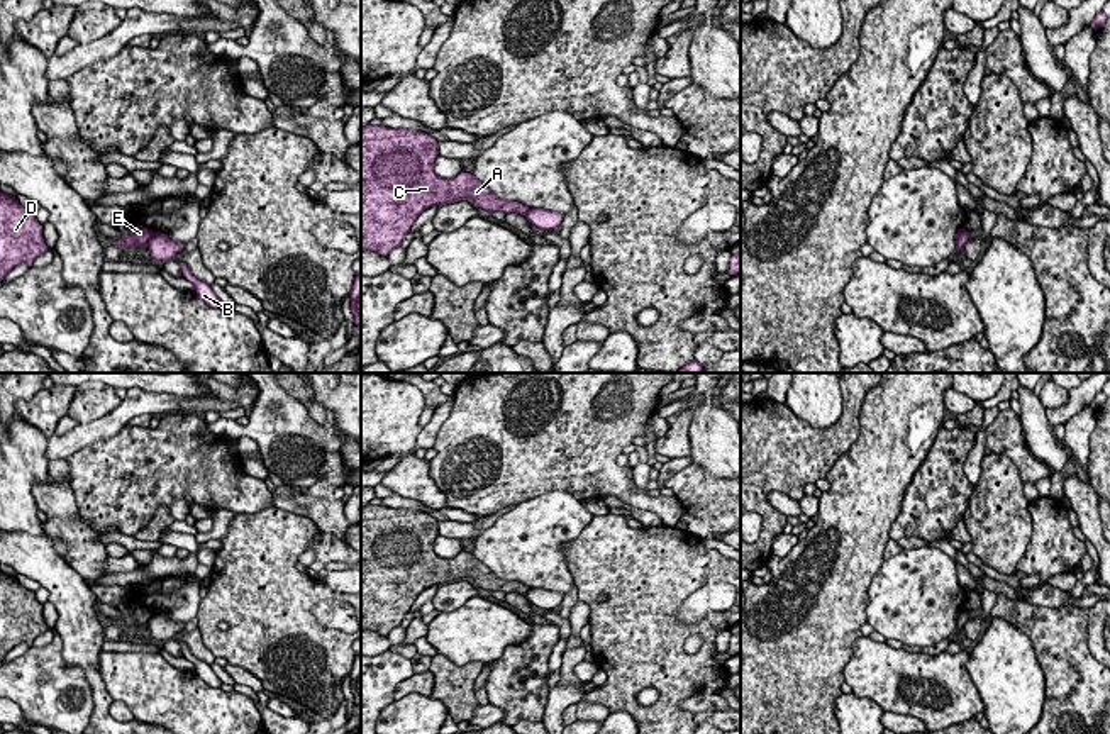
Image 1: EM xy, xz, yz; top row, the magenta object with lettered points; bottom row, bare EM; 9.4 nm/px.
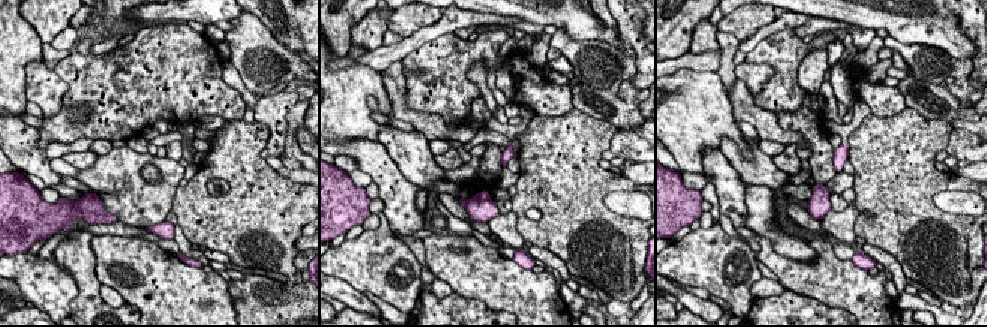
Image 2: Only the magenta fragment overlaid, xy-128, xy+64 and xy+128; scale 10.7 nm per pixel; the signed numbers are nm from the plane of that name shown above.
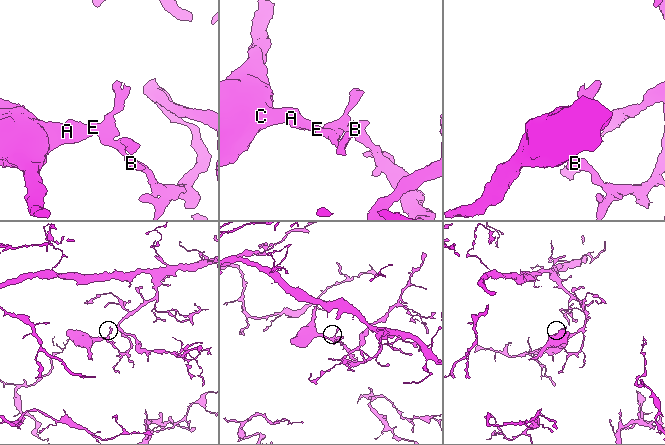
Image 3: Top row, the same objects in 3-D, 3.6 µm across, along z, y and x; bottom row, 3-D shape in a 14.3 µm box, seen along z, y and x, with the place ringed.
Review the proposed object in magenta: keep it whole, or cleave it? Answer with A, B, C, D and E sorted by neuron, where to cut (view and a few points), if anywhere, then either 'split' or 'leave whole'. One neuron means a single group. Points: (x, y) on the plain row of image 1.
groups A C D E / B; cut xy (153, 612), (146, 624); split

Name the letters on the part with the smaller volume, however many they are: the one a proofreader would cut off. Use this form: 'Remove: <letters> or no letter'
Remove: A, C, D, E

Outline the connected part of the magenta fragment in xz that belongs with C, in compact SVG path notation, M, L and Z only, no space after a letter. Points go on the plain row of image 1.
M385 505L361 507L361 631L388 636L405 622L417 597L432 585L471 578L478 588L527 595L529 587L498 578L473 553L441 558L434 551L439 522L425 512L390 509Z

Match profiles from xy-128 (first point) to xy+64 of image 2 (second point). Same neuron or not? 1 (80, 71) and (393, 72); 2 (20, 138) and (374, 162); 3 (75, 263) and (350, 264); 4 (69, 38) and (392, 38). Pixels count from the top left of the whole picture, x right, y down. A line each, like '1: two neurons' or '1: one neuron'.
1: two neurons
2: one neuron
3: two neurons
4: one neuron

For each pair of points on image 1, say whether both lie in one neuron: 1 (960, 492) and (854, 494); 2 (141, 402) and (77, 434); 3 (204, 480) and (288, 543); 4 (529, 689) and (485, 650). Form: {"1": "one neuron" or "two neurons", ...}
{"1": "two neurons", "2": "one neuron", "3": "two neurons", "4": "two neurons"}

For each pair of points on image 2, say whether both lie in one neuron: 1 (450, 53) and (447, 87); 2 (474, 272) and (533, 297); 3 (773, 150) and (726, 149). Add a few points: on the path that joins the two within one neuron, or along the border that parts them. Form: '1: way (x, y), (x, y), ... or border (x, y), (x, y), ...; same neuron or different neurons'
1: way (447, 62), (447, 78); same neuron
2: way (489, 278), (518, 291); same neuron
3: border (759, 140), (759, 147), (771, 158); different neurons

